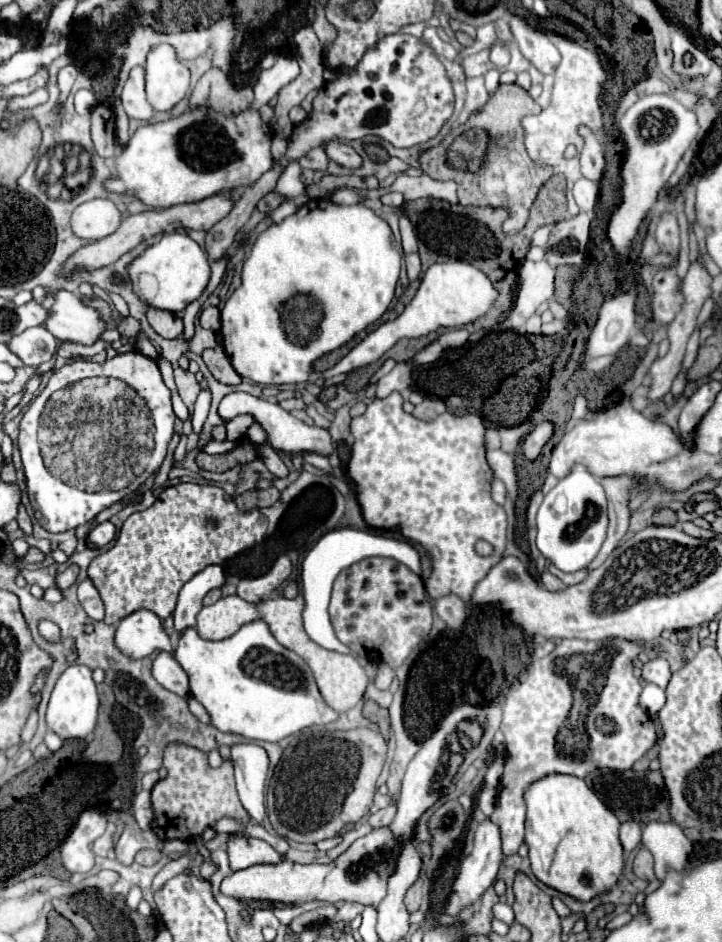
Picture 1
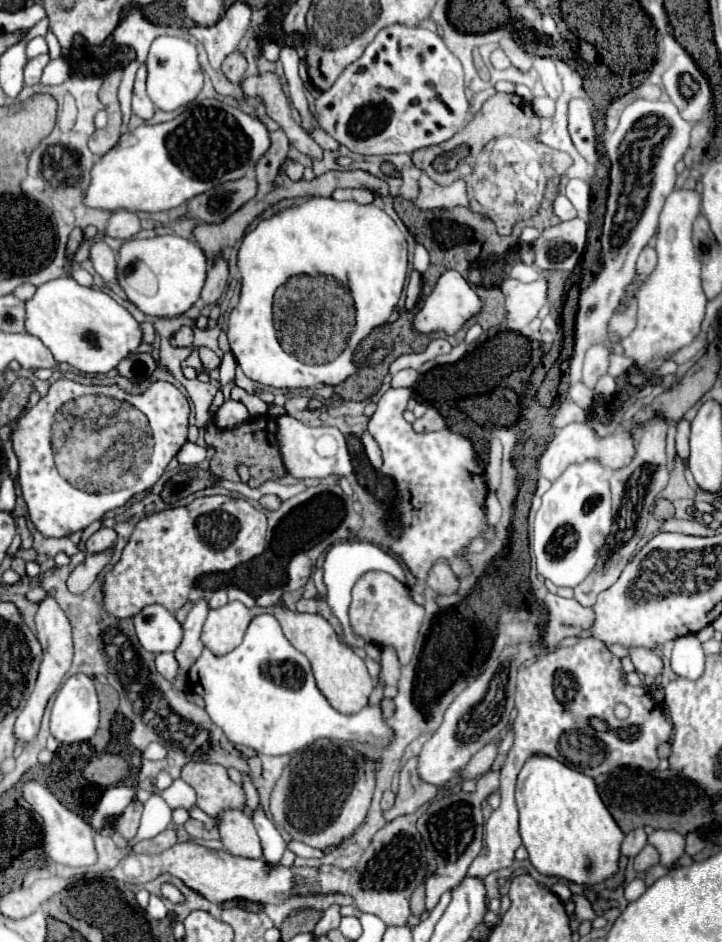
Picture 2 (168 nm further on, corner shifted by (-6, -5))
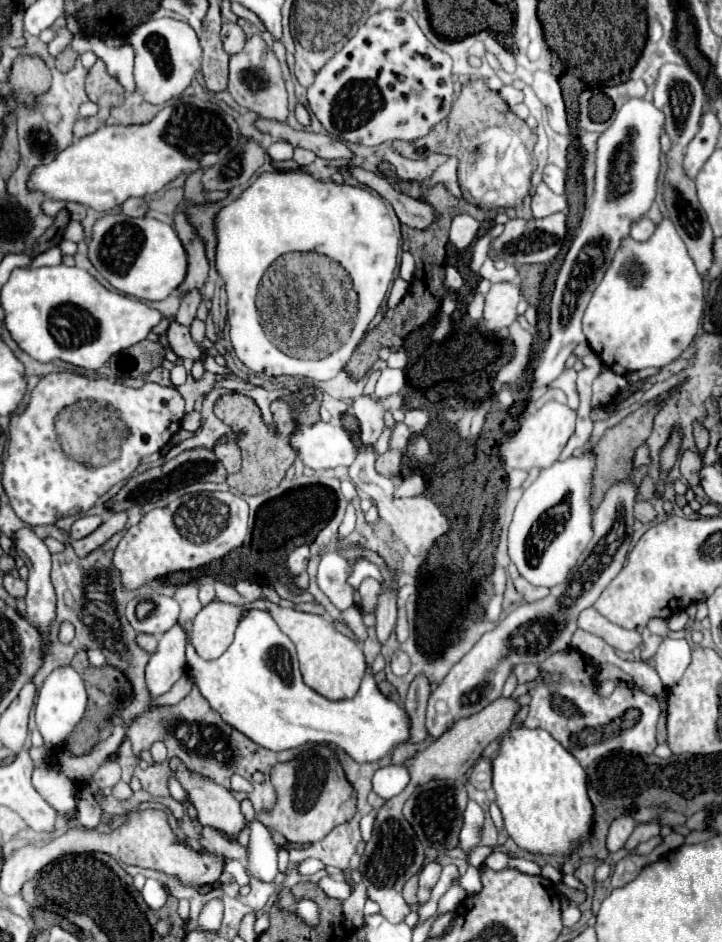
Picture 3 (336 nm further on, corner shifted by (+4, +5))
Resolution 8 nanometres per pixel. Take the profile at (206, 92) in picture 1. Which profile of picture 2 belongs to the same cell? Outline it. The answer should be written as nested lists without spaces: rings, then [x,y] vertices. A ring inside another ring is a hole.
[[[232,52],[232,54],[224,60],[224,64],[222,64],[222,74],[224,74],[230,82],[240,82],[244,70],[246,70],[246,58],[244,58],[242,54],[238,54],[238,52]]]

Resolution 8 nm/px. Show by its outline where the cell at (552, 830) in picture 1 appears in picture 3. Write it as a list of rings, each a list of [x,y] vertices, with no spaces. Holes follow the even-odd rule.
[[[518,726],[518,728],[512,728],[508,730],[502,740],[500,740],[500,746],[498,746],[498,752],[496,752],[496,758],[492,758],[492,788],[494,788],[494,794],[496,794],[496,804],[504,816],[504,830],[508,832],[508,836],[524,850],[528,852],[534,852],[534,854],[560,854],[560,856],[568,856],[578,840],[584,840],[590,830],[592,830],[592,802],[586,794],[586,772],[584,768],[578,764],[578,760],[568,754],[568,750],[564,750],[564,746],[560,746],[560,742],[556,742],[552,738],[552,734],[548,734],[546,730],[532,730],[532,728],[526,728],[526,726]]]

